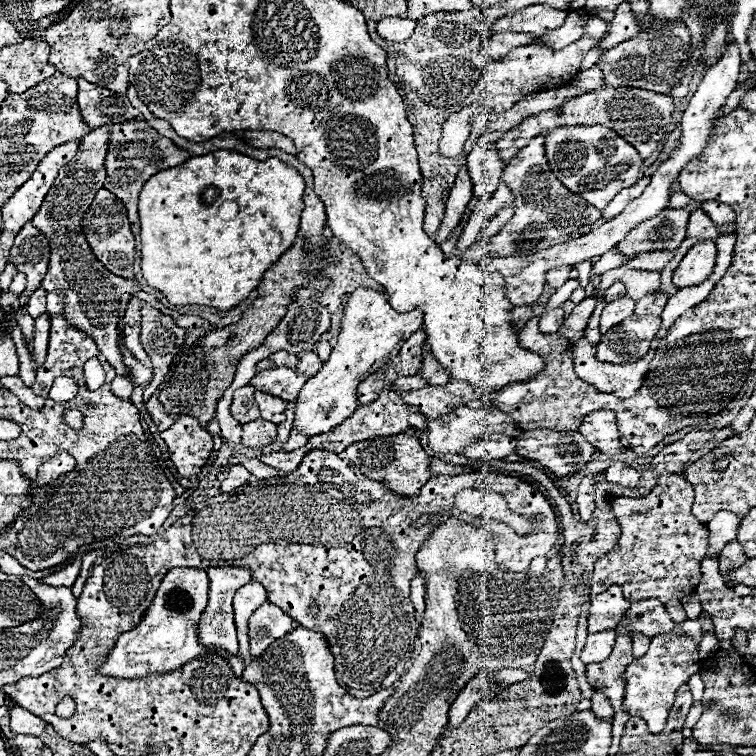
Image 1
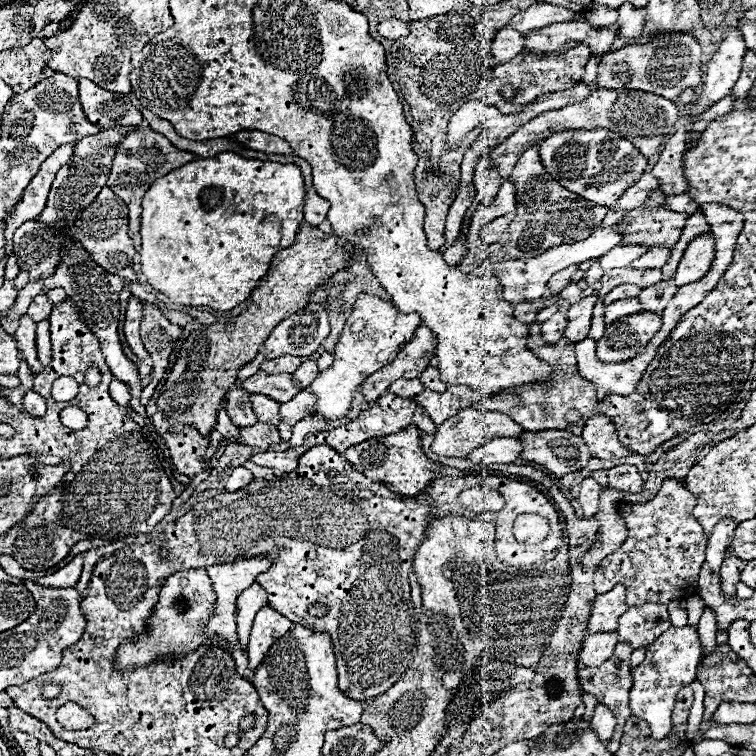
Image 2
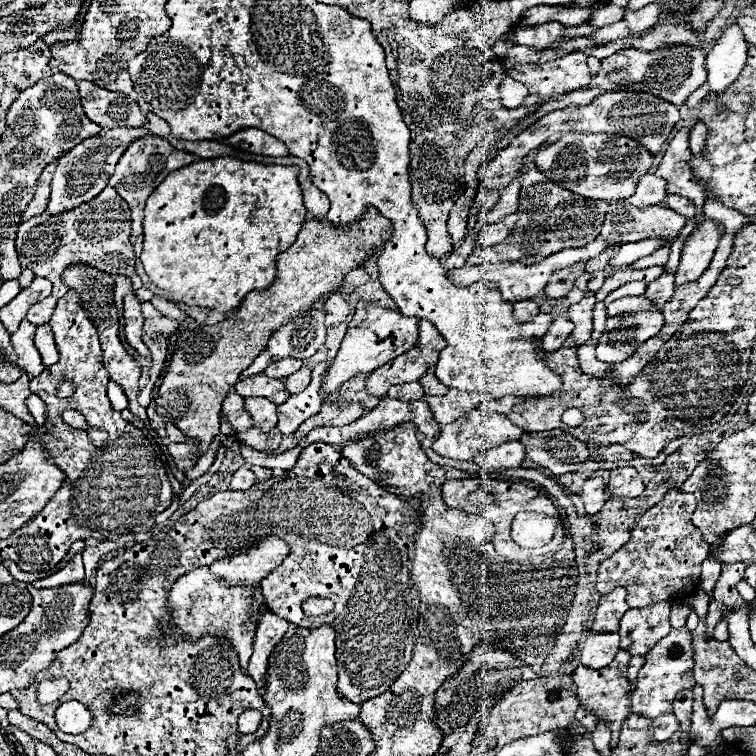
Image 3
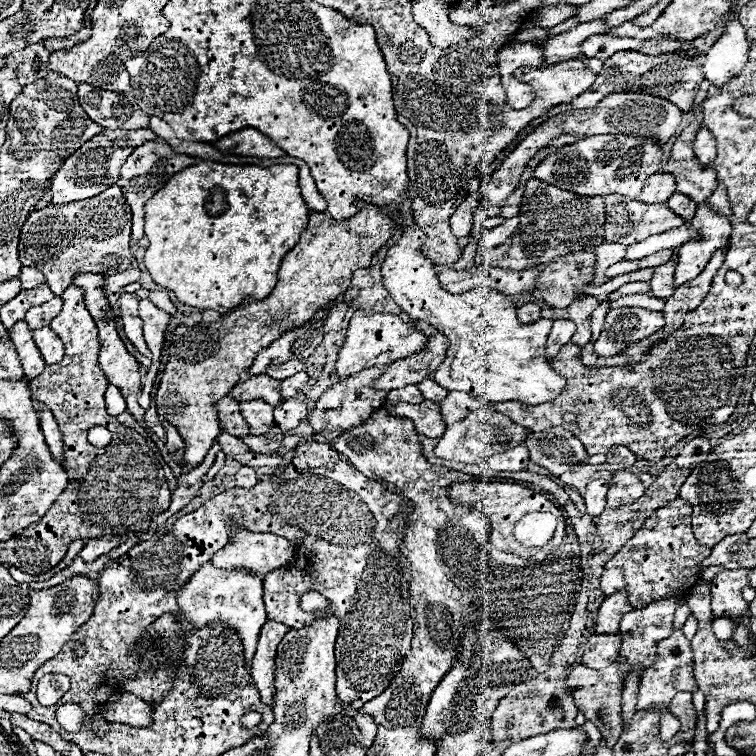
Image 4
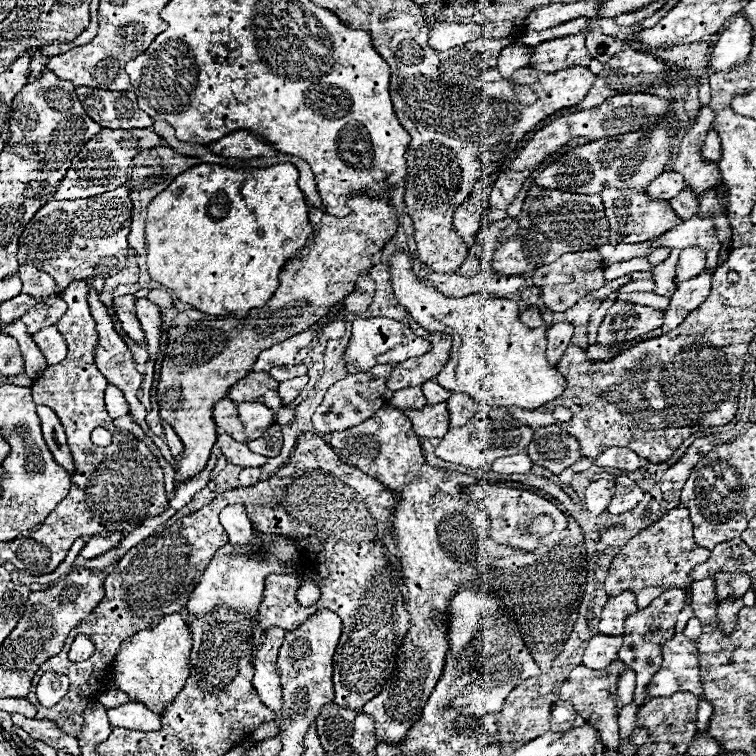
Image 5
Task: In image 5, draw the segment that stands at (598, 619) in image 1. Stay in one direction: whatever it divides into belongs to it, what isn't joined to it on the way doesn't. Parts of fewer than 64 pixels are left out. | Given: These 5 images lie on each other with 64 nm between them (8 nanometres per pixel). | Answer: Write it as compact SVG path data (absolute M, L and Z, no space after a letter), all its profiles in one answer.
M622 592L618 596L610 596L608 604L602 608L602 618L598 624L600 634L624 634L624 618L636 610L634 594Z

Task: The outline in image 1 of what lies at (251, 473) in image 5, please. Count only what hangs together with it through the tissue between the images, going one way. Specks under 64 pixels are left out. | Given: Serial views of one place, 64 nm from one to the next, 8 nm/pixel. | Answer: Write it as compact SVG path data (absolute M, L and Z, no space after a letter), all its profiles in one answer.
M232 466L226 480L222 480L222 492L232 492L234 488L246 484L250 478L250 472L244 468L244 466Z

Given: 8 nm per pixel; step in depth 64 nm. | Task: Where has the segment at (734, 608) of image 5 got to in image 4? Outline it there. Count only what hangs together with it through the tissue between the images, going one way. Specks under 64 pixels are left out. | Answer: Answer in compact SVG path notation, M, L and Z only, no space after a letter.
M715 618L713 620L713 632L719 640L730 640L733 636L734 622L728 618Z

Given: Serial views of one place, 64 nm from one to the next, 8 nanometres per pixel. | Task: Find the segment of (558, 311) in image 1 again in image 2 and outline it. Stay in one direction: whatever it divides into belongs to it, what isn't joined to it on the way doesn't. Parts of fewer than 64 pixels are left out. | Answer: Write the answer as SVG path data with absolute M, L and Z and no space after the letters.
M562 312L552 314L550 320L542 322L542 336L544 336L544 340L546 340L546 342L556 342L556 340L560 340L560 338L564 336L566 324L568 324L568 320L566 320L566 316L564 316Z

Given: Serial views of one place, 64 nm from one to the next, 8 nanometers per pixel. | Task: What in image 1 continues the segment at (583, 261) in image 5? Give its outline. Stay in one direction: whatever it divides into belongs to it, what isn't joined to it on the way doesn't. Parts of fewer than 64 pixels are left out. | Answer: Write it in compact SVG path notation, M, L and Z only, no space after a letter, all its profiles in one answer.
M558 266L546 272L546 284L552 288L560 288L568 278L570 278L570 270L572 266Z

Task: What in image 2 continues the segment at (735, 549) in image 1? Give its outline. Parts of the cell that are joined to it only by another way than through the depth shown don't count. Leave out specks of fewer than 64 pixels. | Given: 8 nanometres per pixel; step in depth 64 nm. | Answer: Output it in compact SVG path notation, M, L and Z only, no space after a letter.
M732 550L724 552L724 562L720 568L720 576L722 576L722 592L728 594L730 598L736 598L736 584L740 582L740 572L744 570L744 560L736 558Z

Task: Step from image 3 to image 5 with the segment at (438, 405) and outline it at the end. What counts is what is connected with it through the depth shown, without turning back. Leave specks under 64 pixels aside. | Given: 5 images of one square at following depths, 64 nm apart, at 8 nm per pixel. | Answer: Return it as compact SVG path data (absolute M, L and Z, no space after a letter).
M454 392L446 400L446 404L448 404L448 414L450 414L450 428L464 426L478 410L478 404L472 398L468 398L468 394L462 394L462 392Z

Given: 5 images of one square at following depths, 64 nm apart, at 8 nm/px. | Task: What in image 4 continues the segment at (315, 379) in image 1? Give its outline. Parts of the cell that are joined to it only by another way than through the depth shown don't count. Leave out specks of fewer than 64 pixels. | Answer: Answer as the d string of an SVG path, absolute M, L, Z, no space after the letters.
M356 310L350 320L344 344L338 352L338 360L336 360L338 380L344 380L360 370L366 370L372 366L384 366L398 358L406 358L408 354L416 354L424 348L424 344L426 344L426 336L420 330L416 330L412 322L406 322L396 314Z

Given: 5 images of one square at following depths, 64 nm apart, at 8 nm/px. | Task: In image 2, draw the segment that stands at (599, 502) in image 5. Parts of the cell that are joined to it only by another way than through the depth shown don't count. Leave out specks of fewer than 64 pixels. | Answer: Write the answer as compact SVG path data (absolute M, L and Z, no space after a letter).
M584 478L580 484L580 496L578 502L584 510L584 518L592 518L598 512L598 494L600 494L600 484L594 478Z

